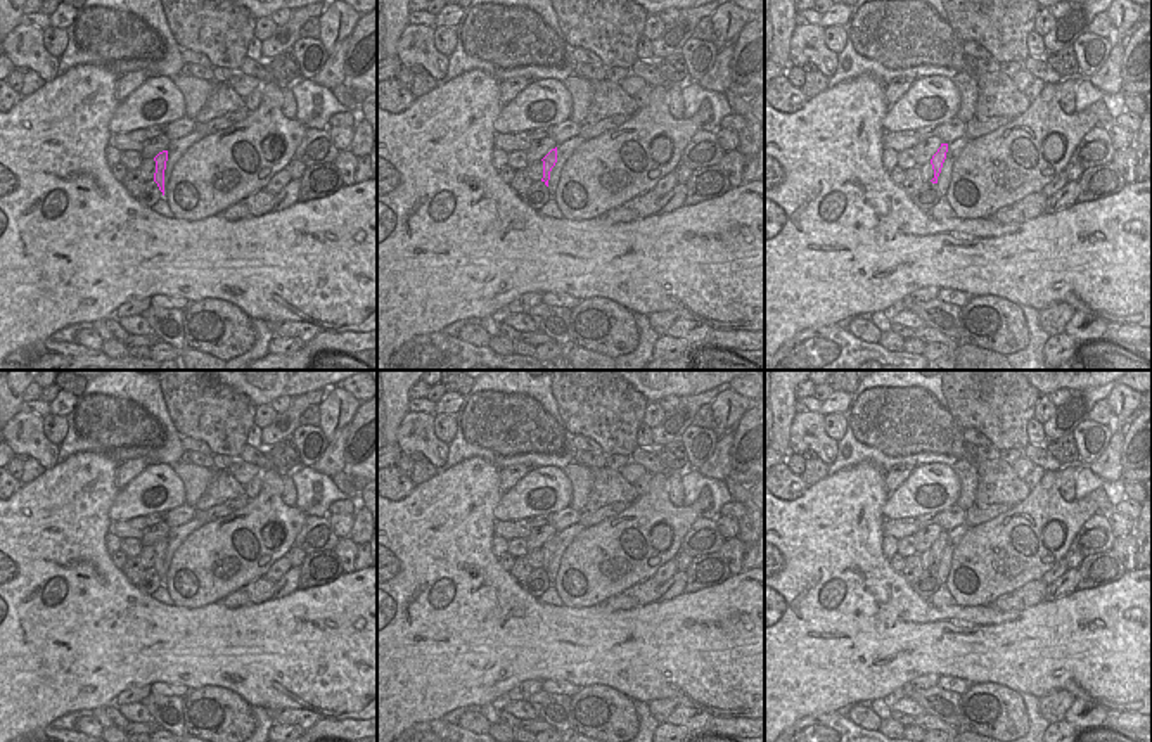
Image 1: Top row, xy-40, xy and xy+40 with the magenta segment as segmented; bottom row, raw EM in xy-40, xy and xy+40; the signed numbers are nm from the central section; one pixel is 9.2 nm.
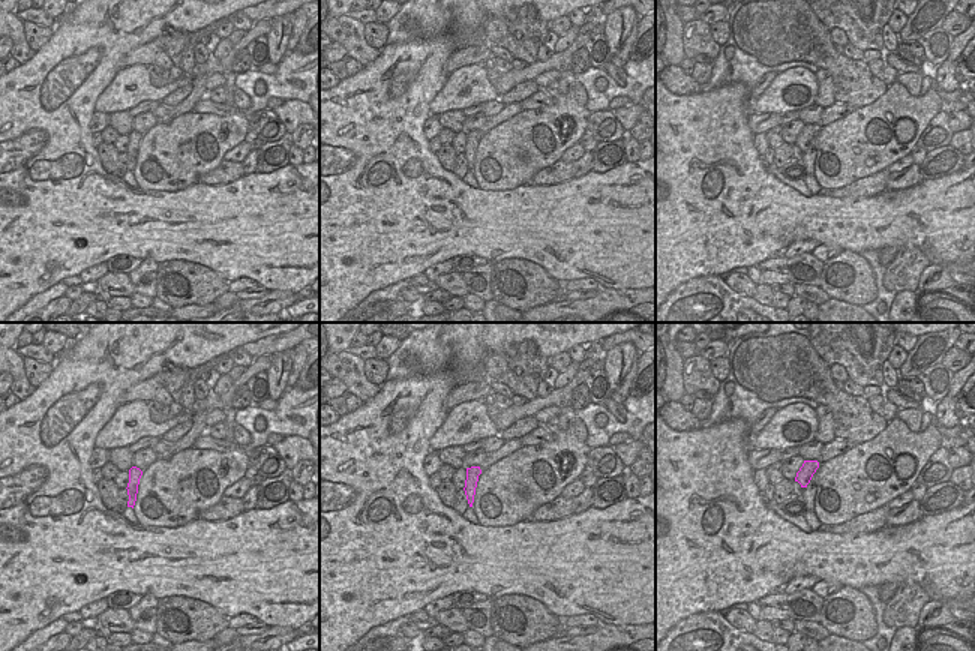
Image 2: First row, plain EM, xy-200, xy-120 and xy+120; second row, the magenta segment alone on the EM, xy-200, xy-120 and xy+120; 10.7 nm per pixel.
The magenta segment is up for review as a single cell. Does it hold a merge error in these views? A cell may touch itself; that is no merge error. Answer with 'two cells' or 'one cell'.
one cell

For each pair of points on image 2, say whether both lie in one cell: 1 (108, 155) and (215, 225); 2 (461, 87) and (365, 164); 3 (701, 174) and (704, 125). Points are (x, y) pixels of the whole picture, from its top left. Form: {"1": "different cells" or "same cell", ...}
{"1": "different cells", "2": "different cells", "3": "same cell"}

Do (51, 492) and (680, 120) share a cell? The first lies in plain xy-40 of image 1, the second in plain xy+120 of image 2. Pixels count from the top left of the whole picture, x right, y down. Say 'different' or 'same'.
same

